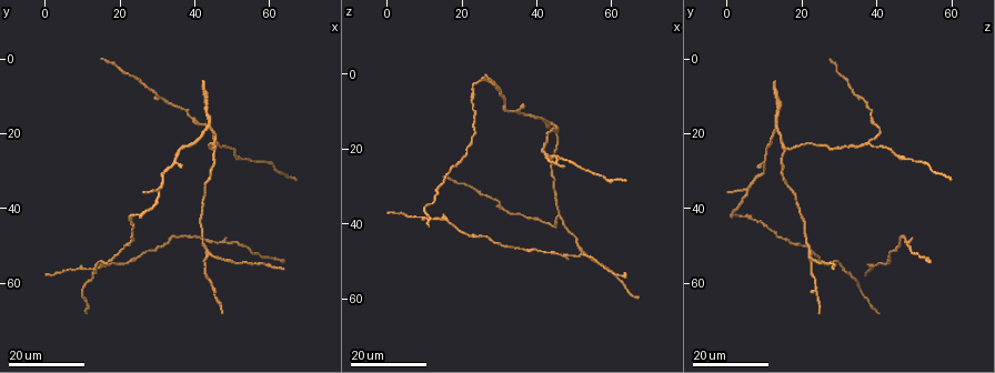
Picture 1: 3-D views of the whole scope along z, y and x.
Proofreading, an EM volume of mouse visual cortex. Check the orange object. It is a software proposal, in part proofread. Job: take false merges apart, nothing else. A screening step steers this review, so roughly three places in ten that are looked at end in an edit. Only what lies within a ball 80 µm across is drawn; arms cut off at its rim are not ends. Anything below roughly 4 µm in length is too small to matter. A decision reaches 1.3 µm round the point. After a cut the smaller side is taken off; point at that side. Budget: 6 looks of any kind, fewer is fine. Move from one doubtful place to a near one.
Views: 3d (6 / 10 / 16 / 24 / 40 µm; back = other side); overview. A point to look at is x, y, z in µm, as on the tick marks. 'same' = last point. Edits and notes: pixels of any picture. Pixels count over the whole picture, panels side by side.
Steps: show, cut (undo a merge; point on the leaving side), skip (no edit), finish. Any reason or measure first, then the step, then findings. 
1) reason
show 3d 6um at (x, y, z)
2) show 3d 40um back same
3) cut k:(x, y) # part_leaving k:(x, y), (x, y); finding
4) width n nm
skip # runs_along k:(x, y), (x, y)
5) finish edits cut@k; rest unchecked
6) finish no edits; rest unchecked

a fork
show 3d 24um at (45.0, 24.5, 15.5)

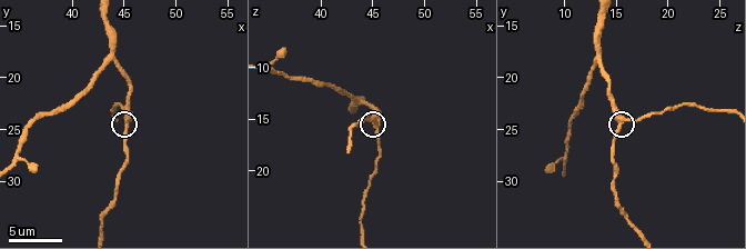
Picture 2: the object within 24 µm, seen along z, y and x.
zoom in
show 3d 6um at (45.6, 24.2, 16.0)

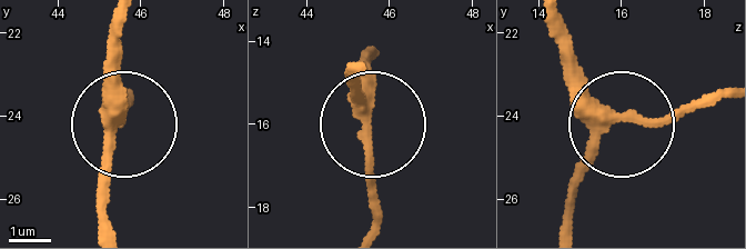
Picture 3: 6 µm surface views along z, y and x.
skip # runs_along 3:(118, 22), (107, 221); continuous, no second neuron

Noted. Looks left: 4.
arms part here
show 3d 24um at (30.5, 34.5, 5.5)

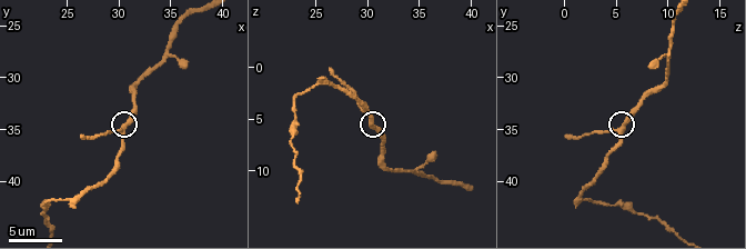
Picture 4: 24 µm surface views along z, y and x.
closer look
show 3d 6um at (30.2, 35.2, 5.0)

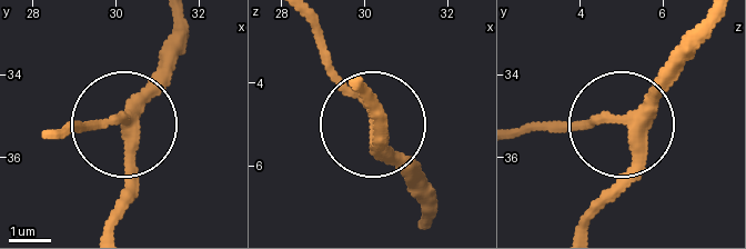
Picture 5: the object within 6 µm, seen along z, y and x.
width 280 nm
skip # continuous, no second neuron

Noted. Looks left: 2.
arms part here
show 3d 24um at (43.5, 52.0, 22.5)

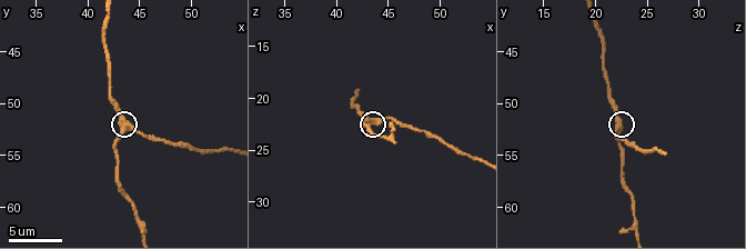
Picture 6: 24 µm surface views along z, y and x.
show 3d 6um at (44.0, 52.4, 22.6)

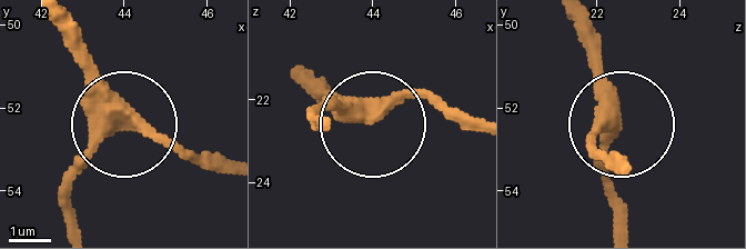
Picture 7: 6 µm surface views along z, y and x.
arms 3
skip # runs_along 7:(60, 21), (113, 127), (60, 198); one neuron here

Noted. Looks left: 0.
finish no edits; rest unchecked

